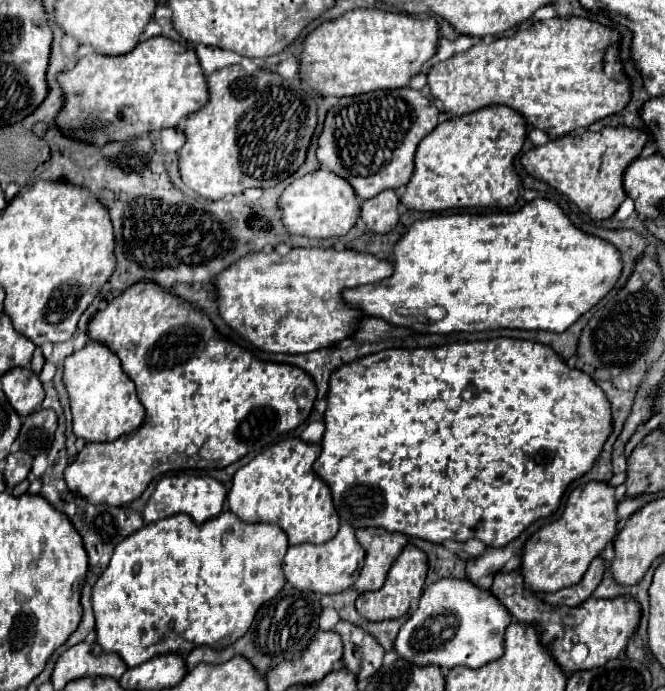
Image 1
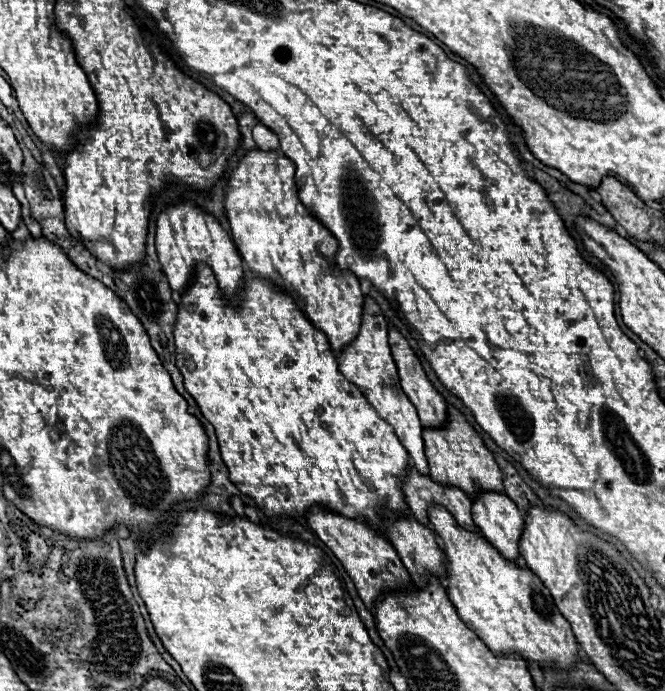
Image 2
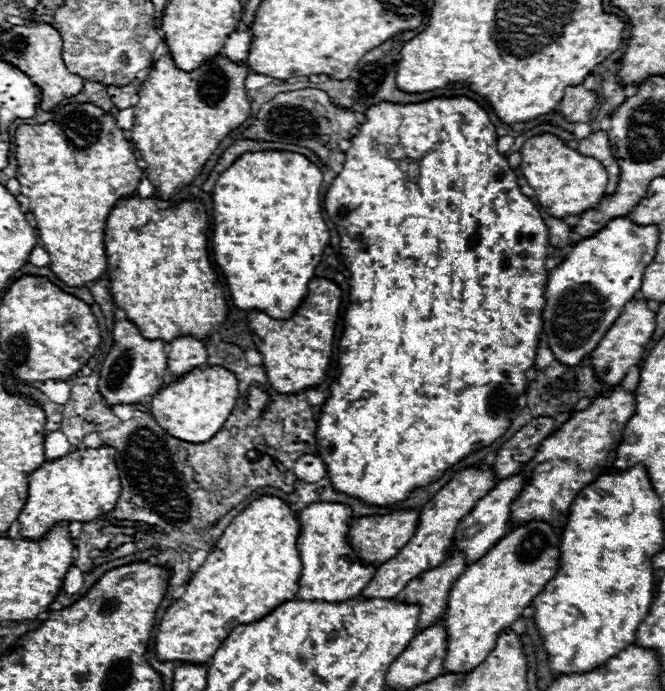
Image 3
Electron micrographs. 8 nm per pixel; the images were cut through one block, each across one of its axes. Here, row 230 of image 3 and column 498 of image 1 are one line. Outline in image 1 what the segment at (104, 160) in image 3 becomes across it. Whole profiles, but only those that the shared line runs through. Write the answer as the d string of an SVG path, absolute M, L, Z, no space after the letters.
M578 16L534 22L530 28L518 30L514 36L482 40L470 50L438 62L428 72L428 88L432 96L444 104L446 112L460 116L484 106L504 104L520 112L528 126L544 130L550 138L558 138L576 128L586 128L602 118L618 114L628 106L632 98L632 86L618 56L620 38L622 36L618 30Z

